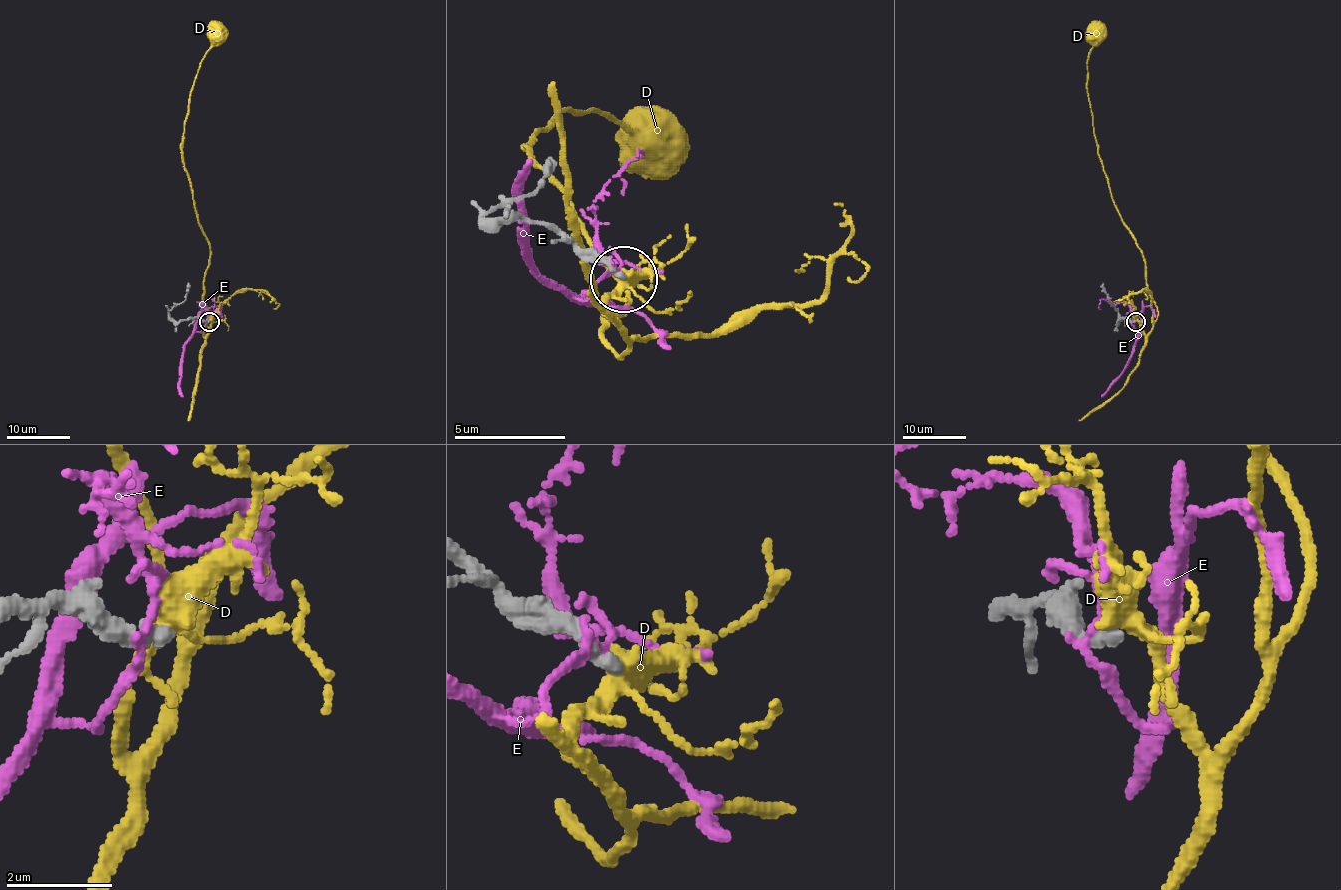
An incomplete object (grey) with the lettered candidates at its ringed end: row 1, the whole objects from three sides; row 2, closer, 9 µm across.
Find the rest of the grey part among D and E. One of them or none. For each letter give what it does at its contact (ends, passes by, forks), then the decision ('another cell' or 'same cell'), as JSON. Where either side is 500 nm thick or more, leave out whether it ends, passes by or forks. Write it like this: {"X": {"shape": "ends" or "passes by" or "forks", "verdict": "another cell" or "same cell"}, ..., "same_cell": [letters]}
{"D": {"shape": "forks", "verdict": "another cell"}, "E": {"shape": "passes by", "verdict": "another cell"}, "same_cell": []}

